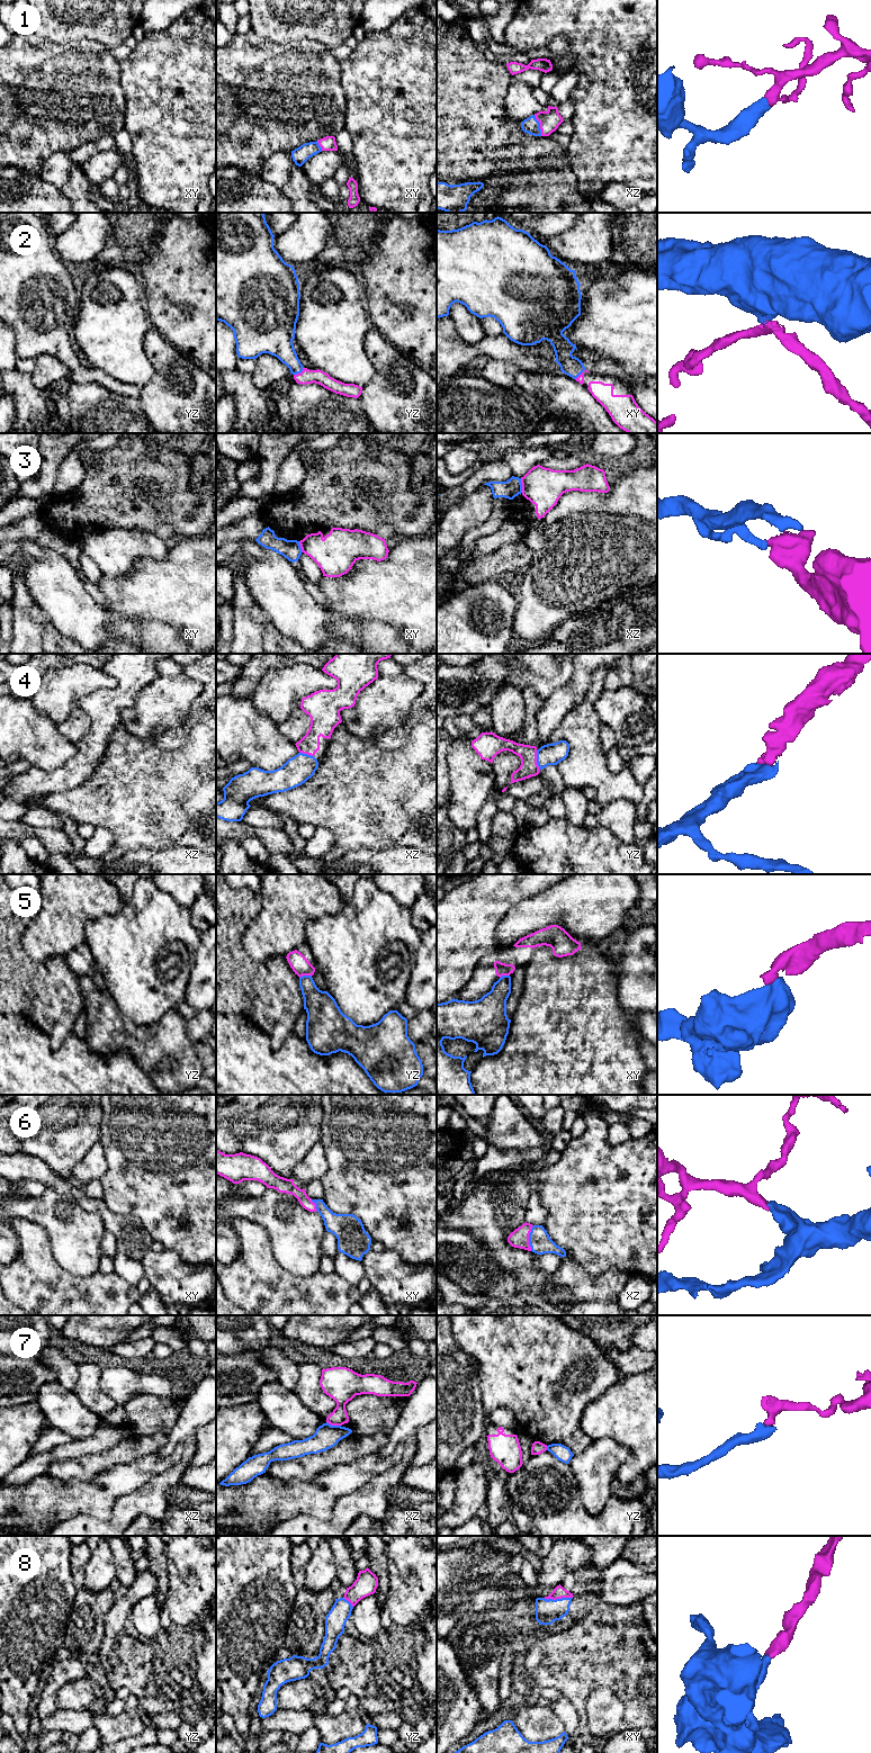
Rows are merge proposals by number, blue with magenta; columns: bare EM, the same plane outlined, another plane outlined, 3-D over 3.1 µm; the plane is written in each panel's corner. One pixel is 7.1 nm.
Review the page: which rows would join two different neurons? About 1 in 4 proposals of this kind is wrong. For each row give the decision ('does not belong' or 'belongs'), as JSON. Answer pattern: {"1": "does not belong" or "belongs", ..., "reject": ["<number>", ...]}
{"1": "belongs", "2": "belongs", "3": "does not belong", "4": "belongs", "5": "does not belong", "6": "belongs", "7": "does not belong", "8": "belongs", "reject": ["3", "5", "7"]}

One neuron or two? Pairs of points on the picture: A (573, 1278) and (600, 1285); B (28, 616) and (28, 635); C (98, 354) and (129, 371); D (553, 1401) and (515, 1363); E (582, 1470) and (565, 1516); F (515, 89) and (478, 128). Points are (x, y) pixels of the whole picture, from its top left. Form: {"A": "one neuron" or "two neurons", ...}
{"A": "one neuron", "B": "one neuron", "C": "one neuron", "D": "one neuron", "E": "two neurons", "F": "two neurons"}

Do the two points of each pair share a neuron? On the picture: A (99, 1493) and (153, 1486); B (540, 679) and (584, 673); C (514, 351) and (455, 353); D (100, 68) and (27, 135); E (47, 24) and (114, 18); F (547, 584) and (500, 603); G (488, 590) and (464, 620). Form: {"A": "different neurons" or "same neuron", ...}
{"A": "different neurons", "B": "different neurons", "C": "same neuron", "D": "same neuron", "E": "same neuron", "F": "different neurons", "G": "same neuron"}

